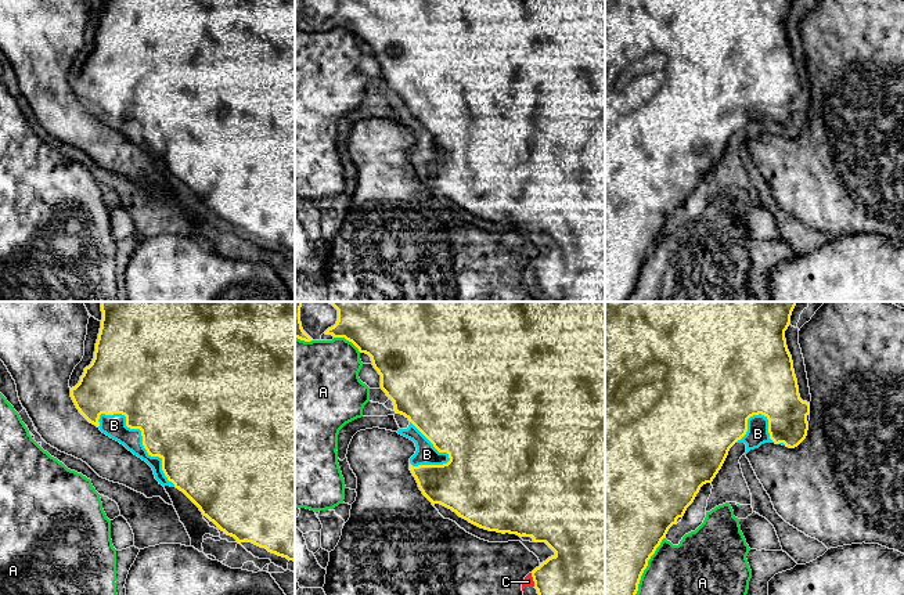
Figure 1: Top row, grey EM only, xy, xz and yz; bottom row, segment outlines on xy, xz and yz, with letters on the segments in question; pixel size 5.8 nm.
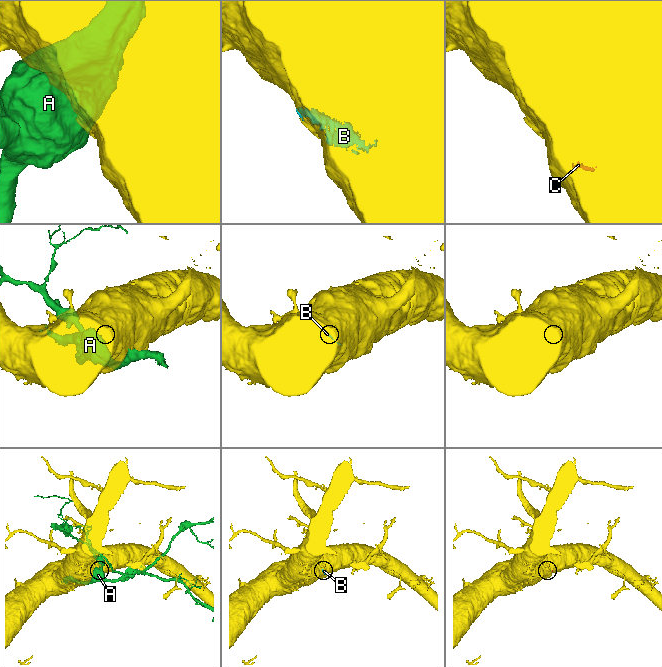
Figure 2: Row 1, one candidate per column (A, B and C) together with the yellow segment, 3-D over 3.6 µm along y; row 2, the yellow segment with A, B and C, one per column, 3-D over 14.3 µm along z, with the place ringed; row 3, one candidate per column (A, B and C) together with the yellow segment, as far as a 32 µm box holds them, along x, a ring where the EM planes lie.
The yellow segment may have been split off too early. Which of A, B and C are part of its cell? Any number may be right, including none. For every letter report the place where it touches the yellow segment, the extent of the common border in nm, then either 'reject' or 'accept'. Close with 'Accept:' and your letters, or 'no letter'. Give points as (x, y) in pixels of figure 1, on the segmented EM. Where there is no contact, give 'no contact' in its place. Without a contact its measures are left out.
A: meets yellow in yz at (647, 565); contact 380 nm long; reject
B: meets yellow in xy at (143, 437); contact 600 nm long; accept
C: meets yellow in xz at (533, 580); contact 80 nm long; accept
Accept: B, C

